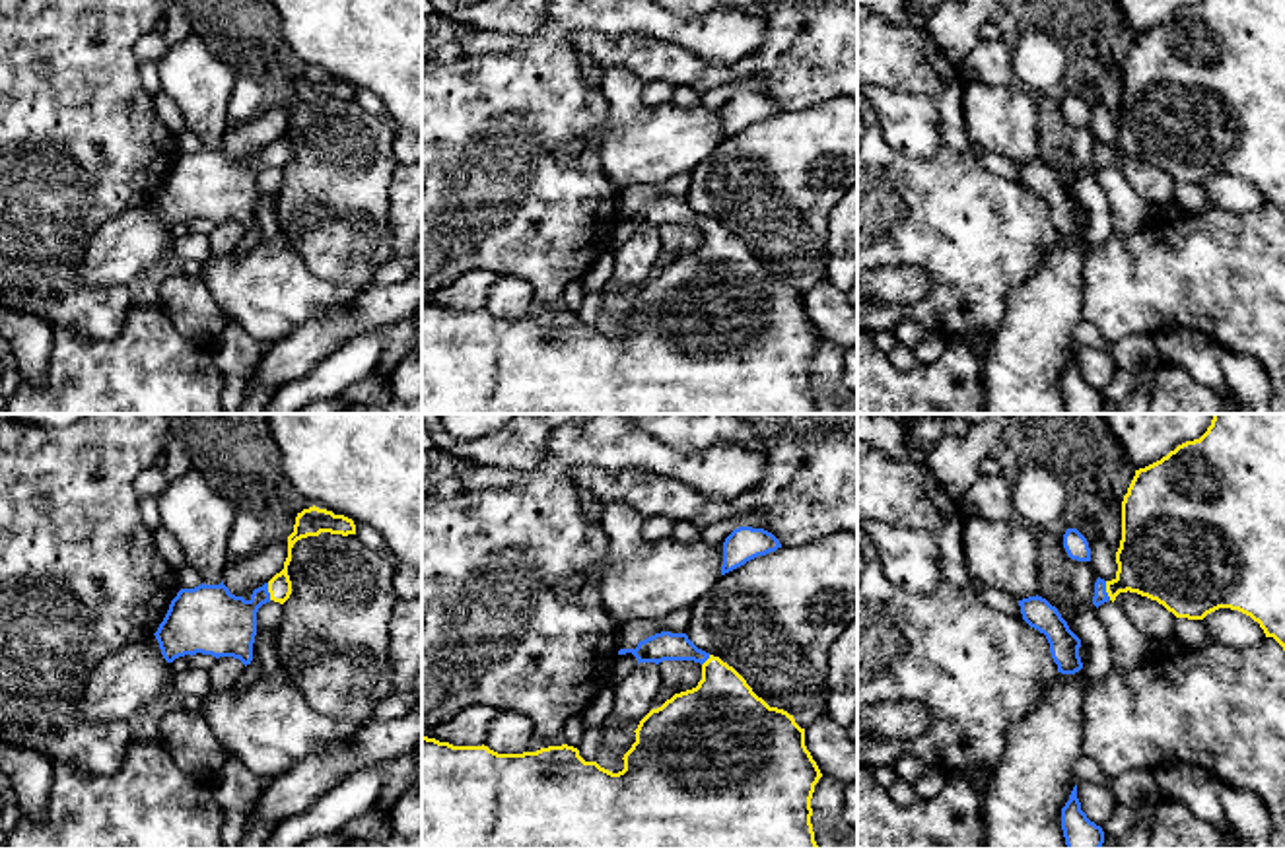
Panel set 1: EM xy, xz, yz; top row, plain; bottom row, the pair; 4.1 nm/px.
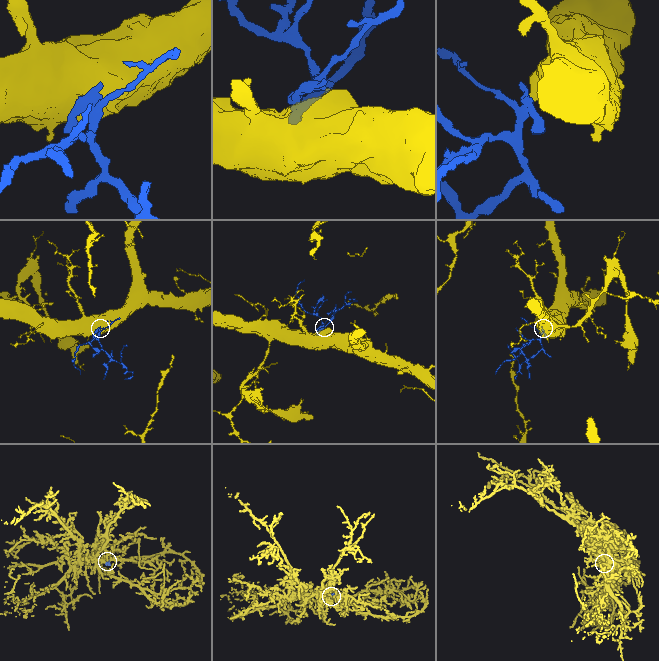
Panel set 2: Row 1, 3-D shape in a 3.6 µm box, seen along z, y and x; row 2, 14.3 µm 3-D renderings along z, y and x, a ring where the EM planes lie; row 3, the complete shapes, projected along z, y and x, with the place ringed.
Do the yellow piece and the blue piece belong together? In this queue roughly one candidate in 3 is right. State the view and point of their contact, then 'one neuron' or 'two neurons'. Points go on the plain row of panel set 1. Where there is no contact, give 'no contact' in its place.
yz (1107, 156) | one neuron

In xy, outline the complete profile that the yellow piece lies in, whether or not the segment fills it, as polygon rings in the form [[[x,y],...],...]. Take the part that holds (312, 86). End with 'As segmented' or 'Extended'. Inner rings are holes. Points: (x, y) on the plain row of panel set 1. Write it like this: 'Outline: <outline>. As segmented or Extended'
Outline: [[[315,70],[297,78],[294,97],[288,101],[284,134],[255,153],[249,165],[231,159],[224,146],[181,153],[154,198],[163,223],[173,227],[179,221],[202,218],[216,223],[233,221],[245,231],[251,229],[259,173],[270,165],[284,169],[290,163],[292,113],[297,105],[321,97],[348,101],[356,99],[356,89],[344,80]]]. Extended

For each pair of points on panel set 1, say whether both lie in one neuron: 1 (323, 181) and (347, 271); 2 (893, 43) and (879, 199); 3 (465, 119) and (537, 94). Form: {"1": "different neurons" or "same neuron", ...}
{"1": "same neuron", "2": "same neuron", "3": "same neuron"}

